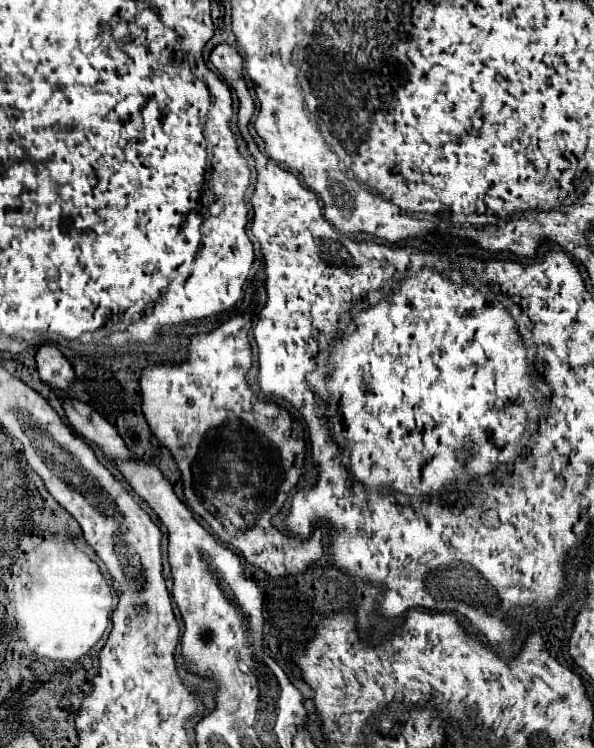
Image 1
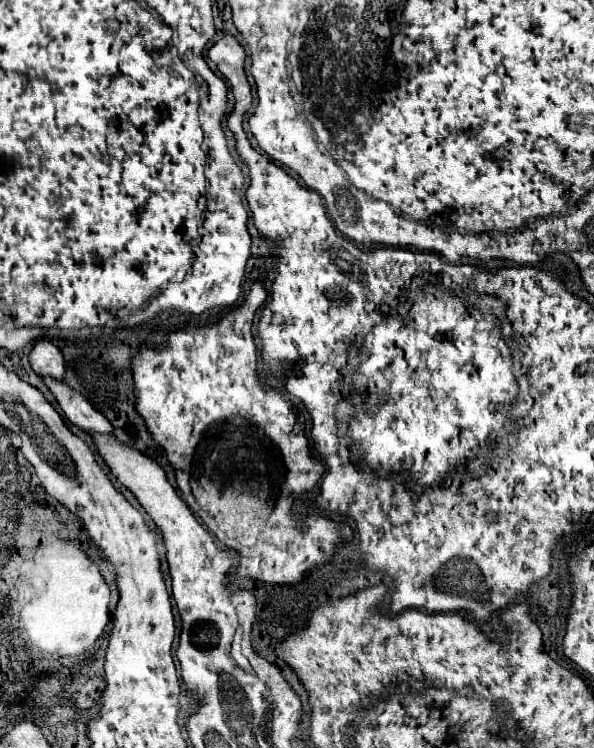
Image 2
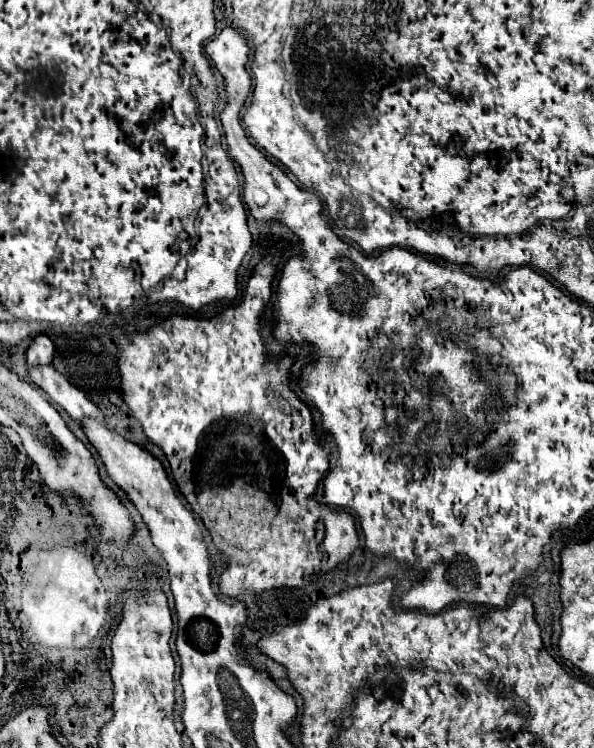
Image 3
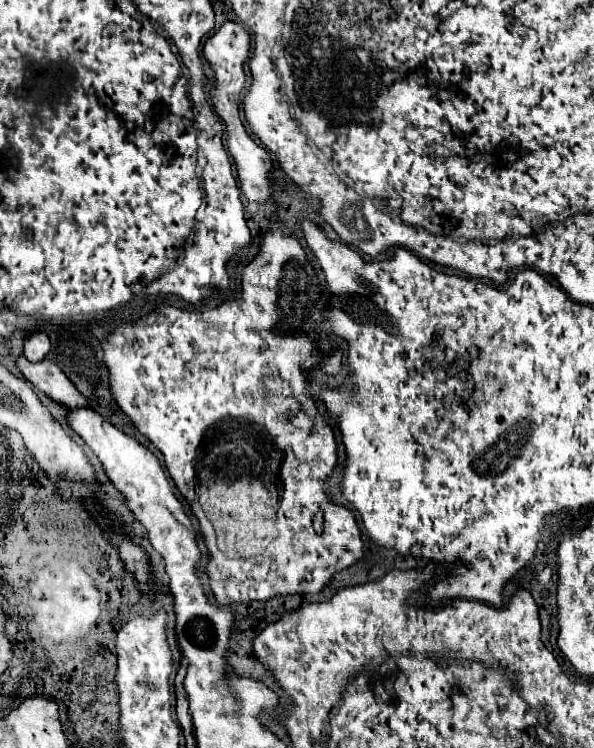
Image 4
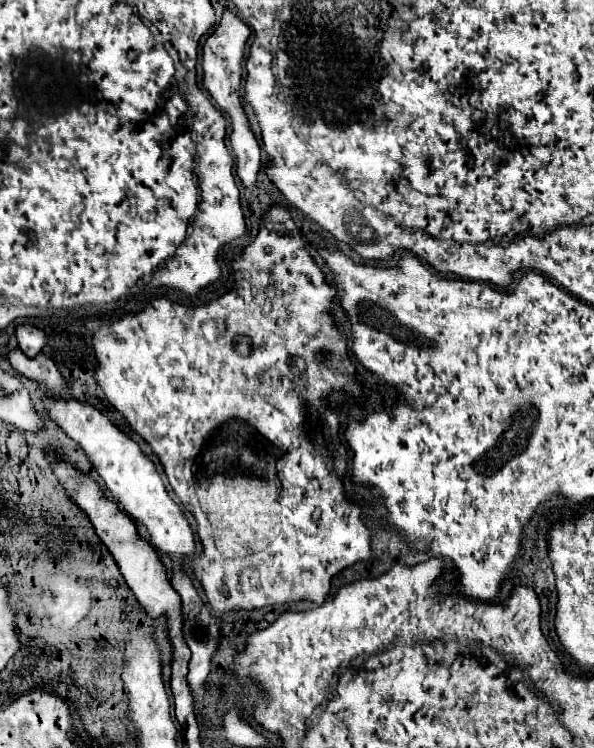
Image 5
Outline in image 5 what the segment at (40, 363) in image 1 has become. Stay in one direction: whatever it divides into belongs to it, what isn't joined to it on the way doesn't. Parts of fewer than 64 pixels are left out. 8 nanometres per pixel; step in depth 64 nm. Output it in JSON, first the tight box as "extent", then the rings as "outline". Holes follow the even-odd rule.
{"extent":[16,324,44,356],"outline":[[[20,324],[16,328],[16,340],[18,340],[18,348],[26,354],[26,356],[36,356],[42,352],[44,346],[44,332],[38,330],[32,324]]]}

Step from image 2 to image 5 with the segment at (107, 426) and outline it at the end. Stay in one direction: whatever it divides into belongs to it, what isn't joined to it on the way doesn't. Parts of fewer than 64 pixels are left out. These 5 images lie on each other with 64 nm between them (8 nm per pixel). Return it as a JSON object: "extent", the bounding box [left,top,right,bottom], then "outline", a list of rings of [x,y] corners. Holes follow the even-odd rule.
{"extent":[8,350,64,394],"outline":[[[12,350],[12,352],[8,352],[8,362],[18,374],[24,374],[30,380],[44,382],[52,394],[60,394],[62,392],[64,380],[60,376],[56,364],[48,356],[40,354],[40,356],[28,358],[28,356],[24,356],[24,352]]]}

